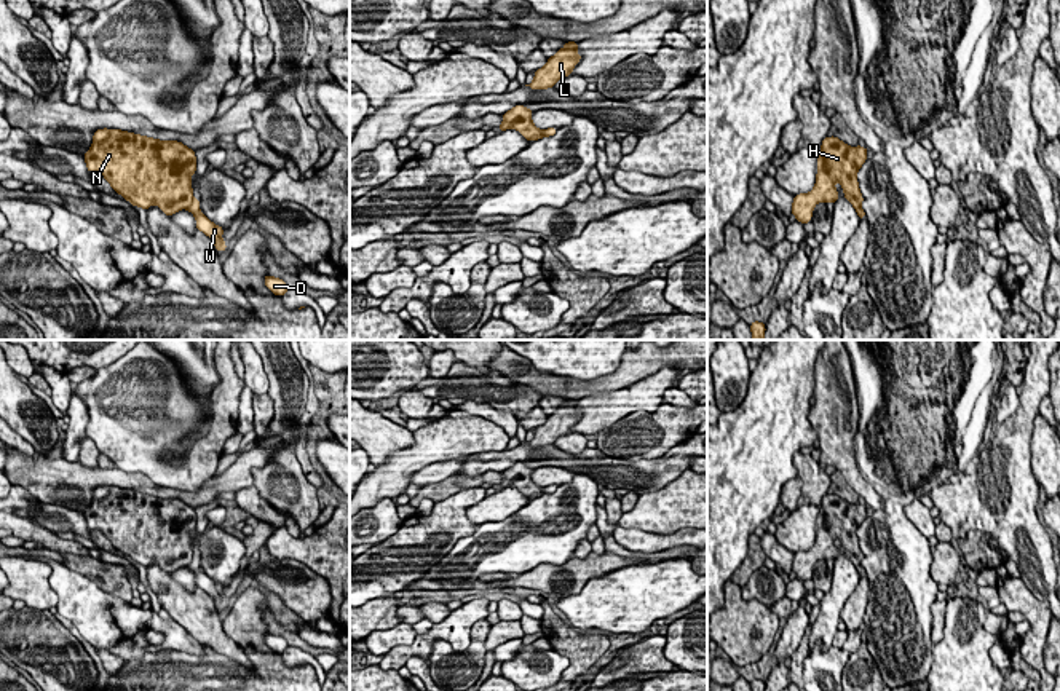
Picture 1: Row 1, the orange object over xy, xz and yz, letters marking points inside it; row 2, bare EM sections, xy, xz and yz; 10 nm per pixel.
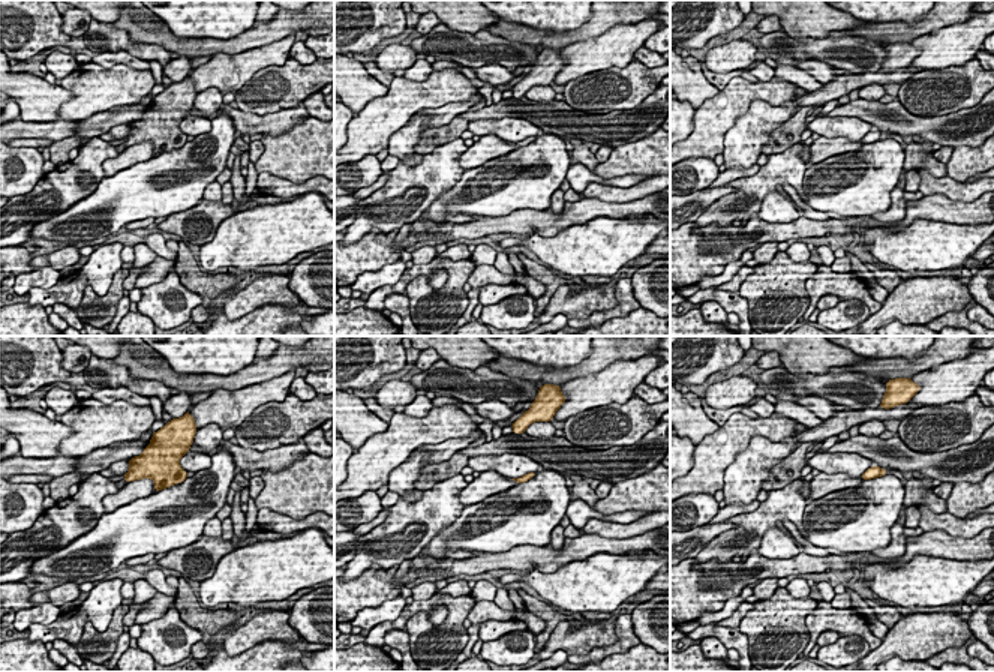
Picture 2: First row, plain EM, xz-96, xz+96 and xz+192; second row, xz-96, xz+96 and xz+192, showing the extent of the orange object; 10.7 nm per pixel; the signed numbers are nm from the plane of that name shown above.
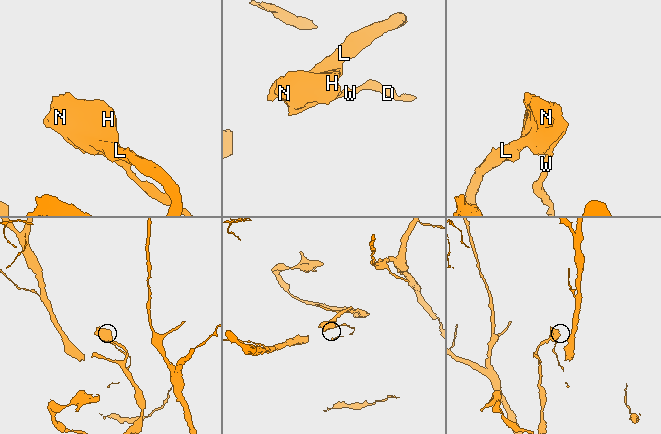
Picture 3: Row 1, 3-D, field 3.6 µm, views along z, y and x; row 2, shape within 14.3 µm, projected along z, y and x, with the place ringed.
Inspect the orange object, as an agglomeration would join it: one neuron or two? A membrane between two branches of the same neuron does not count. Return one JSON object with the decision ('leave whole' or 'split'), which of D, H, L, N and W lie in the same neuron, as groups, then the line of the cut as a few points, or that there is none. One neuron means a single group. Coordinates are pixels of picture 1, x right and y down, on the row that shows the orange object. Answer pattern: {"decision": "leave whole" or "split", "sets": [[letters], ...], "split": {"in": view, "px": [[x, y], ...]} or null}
{"decision": "split", "sets": [["D", "W"], ["H", "L", "N"]], "split": {"in": "xy", "px": [[192, 197], [185, 208]]}}

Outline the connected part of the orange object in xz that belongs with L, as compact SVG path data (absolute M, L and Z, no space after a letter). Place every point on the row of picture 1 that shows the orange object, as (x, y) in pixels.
M567 41L562 49L548 59L546 65L535 70L535 78L528 86L530 89L554 88L554 85L565 77L572 75L573 67L581 61L581 54L576 53L578 43Z

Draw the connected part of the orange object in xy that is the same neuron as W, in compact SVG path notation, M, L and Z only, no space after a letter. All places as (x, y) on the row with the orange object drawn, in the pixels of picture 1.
M192 198L192 204L187 207L187 211L190 211L195 215L196 228L214 241L214 246L219 252L225 252L227 244L222 239L223 228L212 223L208 217L203 215L203 212L200 211L200 203L201 199Z

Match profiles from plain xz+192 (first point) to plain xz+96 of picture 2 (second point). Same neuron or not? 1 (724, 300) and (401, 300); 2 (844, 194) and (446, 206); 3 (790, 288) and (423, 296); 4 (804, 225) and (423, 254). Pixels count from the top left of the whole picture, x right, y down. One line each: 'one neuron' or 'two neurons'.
1: one neuron
2: one neuron
3: one neuron
4: two neurons

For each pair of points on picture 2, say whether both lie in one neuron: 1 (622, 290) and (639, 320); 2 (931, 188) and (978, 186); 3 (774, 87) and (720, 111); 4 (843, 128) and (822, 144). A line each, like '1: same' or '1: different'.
1: different
2: same
3: same
4: different

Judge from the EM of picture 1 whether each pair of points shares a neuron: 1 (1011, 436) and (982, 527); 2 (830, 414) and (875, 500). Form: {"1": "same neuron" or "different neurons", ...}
{"1": "same neuron", "2": "same neuron"}

